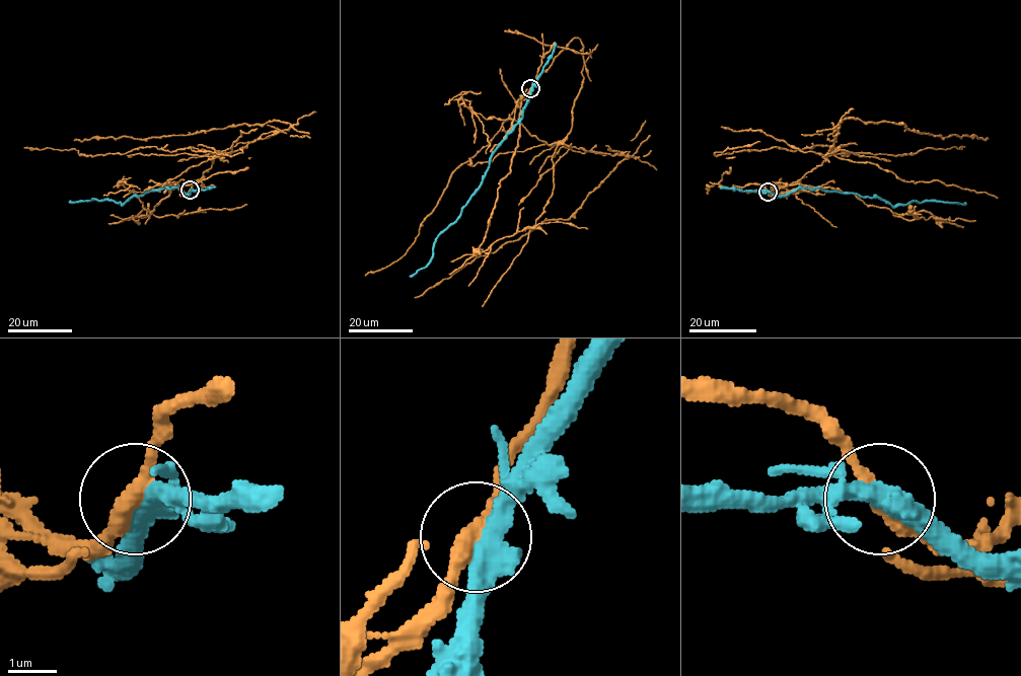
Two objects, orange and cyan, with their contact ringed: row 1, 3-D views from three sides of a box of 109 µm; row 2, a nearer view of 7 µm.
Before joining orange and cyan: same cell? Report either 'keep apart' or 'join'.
keep apart

